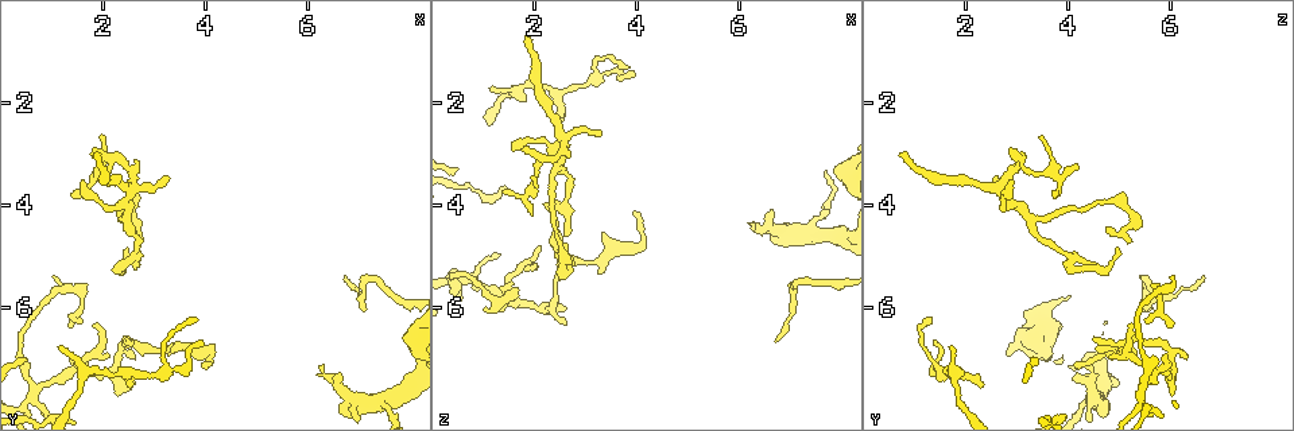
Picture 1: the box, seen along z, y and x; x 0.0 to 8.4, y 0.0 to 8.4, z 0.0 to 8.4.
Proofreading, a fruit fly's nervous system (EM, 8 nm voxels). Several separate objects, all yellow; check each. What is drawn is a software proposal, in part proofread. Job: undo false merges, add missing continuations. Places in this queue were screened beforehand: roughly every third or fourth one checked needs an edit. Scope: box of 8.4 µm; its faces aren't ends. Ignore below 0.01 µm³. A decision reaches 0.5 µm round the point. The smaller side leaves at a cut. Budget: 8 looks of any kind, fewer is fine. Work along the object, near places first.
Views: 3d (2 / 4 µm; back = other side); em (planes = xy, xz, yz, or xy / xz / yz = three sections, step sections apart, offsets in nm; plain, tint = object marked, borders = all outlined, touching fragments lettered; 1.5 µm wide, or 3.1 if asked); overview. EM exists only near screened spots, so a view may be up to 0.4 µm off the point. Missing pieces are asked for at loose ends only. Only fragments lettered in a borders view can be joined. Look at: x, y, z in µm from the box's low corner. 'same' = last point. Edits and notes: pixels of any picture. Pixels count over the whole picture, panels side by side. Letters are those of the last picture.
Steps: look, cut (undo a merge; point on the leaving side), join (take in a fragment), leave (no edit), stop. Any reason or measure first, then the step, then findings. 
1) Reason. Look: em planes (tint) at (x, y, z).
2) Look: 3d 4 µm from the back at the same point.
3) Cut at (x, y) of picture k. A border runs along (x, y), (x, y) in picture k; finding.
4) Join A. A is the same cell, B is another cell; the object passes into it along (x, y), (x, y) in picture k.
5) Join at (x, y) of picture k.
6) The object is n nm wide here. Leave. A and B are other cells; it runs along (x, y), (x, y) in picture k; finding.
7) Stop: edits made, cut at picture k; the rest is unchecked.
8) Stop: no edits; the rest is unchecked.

Tapers out. Look: em xy step 4 (tint) at (1.85, 3.00, 0.70).

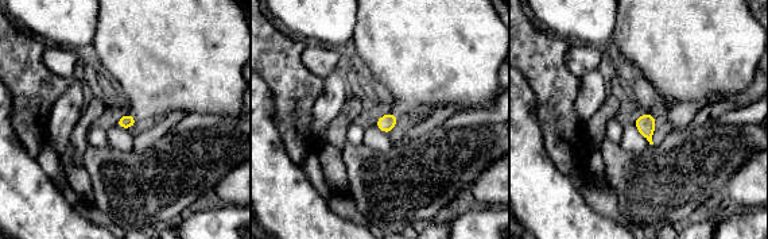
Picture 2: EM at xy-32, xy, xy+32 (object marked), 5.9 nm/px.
Cut it another way. Look: em planes (borders) at the same point.

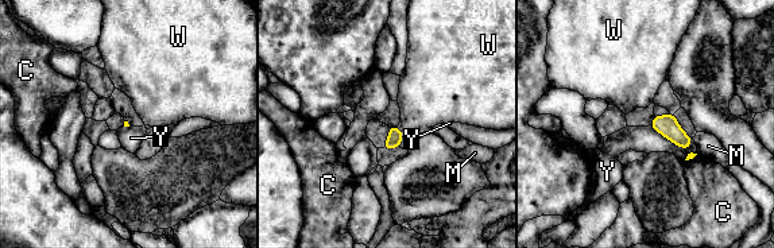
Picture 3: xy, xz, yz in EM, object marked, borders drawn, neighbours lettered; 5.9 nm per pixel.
Join W. W is the same cell, C, M and Y are other cells; the object passes into it along (395, 136), (401, 132), (425, 99) in picture 3; it goes on there.

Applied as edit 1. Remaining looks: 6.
Tapers out. Look: 3d 2 µm at (3.30, 3.50, 2.55).

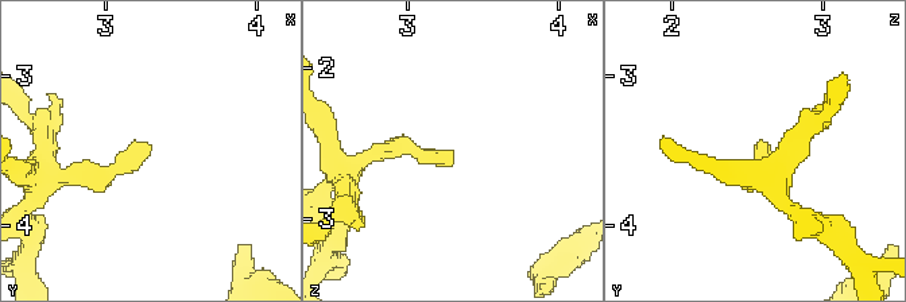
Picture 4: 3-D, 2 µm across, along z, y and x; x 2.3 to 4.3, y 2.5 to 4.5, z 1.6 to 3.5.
Look: em planes (plain) at (3.28, 3.48, 2.60).

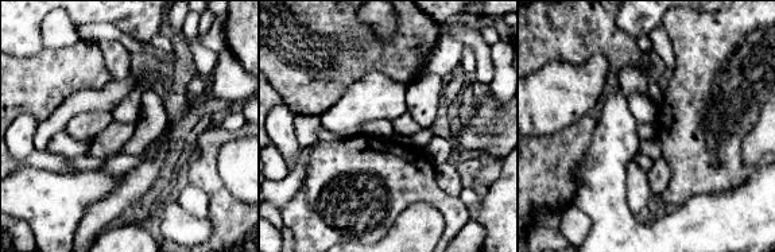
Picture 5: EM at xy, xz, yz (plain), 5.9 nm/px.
Look: em planes (borders) at the same point.

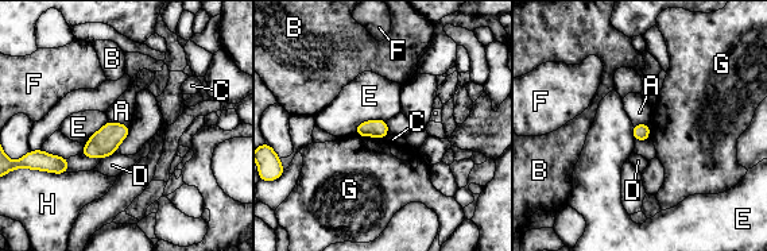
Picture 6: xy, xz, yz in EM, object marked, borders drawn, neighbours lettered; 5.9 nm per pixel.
The object is 100 nm wide here. Leave. A, B, C, D, E, F, G and H are other cells; a border runs along (108, 119), (128, 126) in picture 6; none of them fits.

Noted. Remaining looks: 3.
Sharp bend. Look: em planes (tint) at (1.45, 7.80, 1.85).

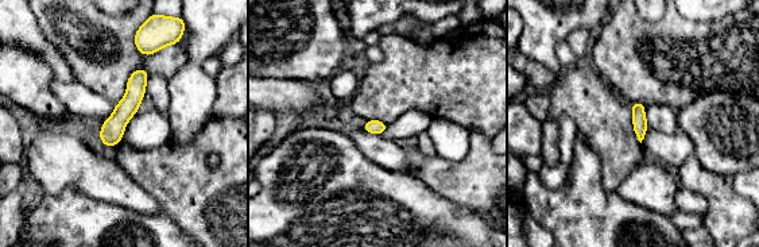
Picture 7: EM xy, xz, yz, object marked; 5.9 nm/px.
Look: em planes (borders) at the same point.

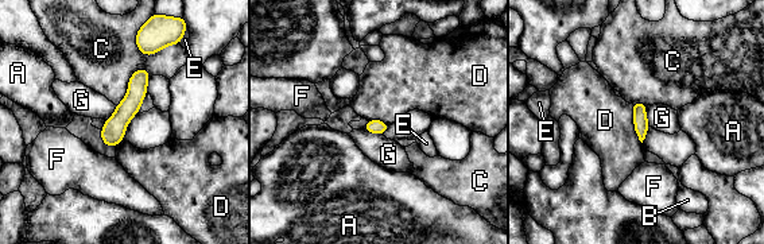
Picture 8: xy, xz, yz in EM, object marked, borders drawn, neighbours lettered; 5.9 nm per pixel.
The object is 80 nm wide here. Leave. A, B, C, D, E, F and G are other cells; it runs along (142, 72), (136, 95), (109, 142) in picture 8; one neuron here.

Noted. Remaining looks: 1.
Stop: edits made, join at picture 3; the rest is unchecked.

